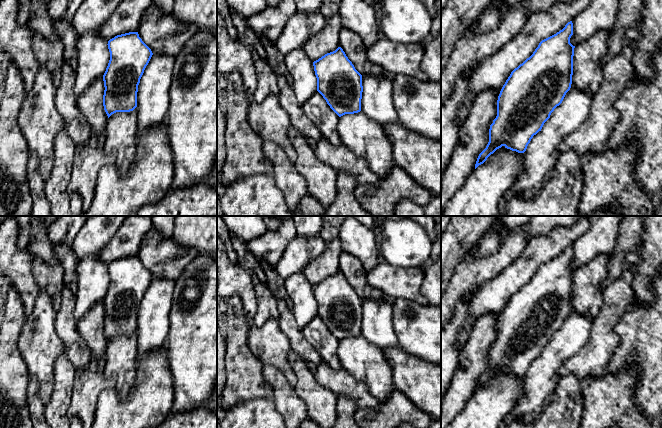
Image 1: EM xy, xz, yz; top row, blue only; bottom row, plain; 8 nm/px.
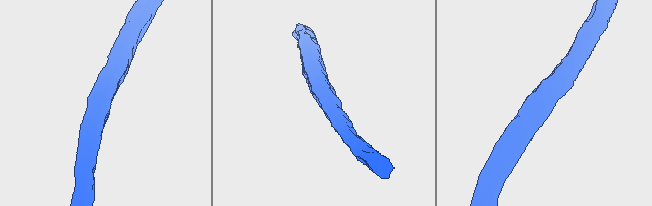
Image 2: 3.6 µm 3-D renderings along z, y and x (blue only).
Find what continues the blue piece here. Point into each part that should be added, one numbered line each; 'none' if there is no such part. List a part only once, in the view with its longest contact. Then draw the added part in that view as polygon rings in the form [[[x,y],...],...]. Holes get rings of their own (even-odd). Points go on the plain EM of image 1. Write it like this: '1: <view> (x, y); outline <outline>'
none

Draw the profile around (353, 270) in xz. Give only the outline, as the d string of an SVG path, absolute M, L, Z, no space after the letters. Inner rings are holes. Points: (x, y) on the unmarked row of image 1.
M344 250L339 259L339 271L343 273L348 283L361 299L381 300L384 298L384 294L380 290L369 286L367 270L363 264Z

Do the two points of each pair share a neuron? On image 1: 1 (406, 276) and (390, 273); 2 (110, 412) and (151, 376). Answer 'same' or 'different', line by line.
1: same
2: same

